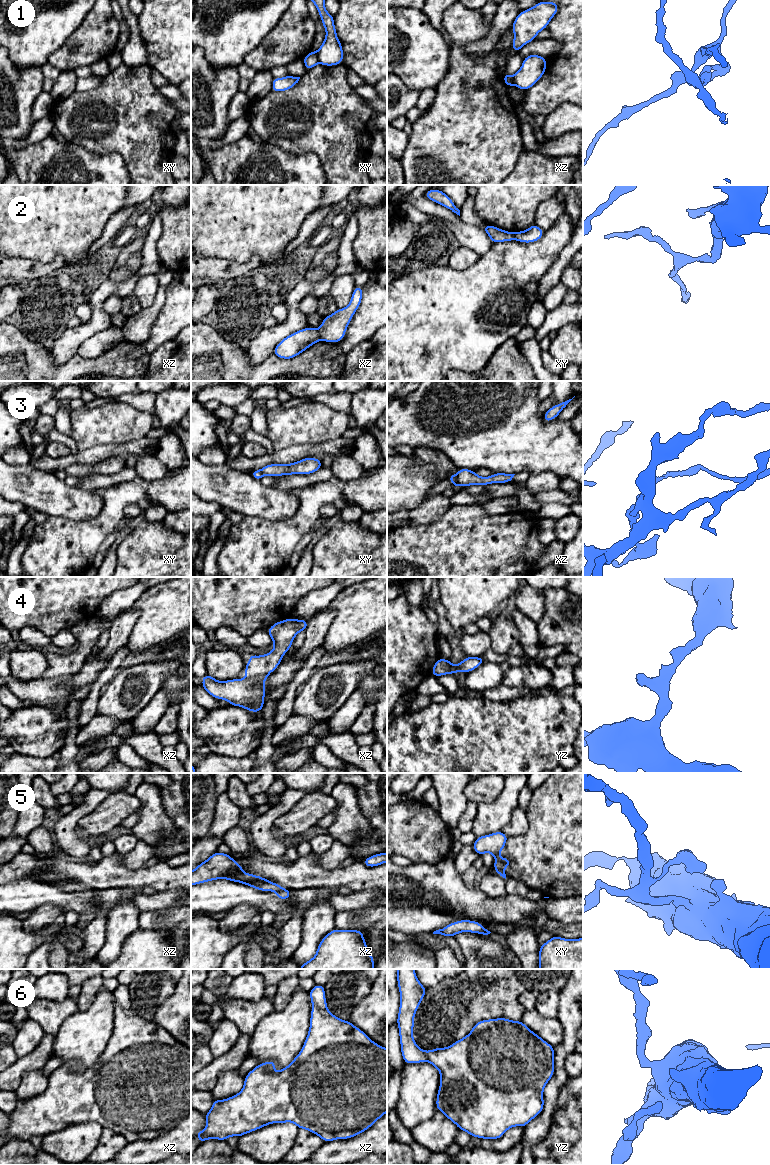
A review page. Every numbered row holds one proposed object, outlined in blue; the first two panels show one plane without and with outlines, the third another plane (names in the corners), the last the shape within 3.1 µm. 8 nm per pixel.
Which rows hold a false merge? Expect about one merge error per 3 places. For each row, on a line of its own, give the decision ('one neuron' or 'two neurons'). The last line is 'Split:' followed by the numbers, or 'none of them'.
1: two neurons
2: two neurons
3: two neurons
4: one neuron
5: one neuron
6: one neuron
Split: 1, 2, 3

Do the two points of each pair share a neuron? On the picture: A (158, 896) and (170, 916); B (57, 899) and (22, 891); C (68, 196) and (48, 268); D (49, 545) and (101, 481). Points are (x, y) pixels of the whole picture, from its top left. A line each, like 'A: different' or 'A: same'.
A: different
B: same
C: different
D: different

